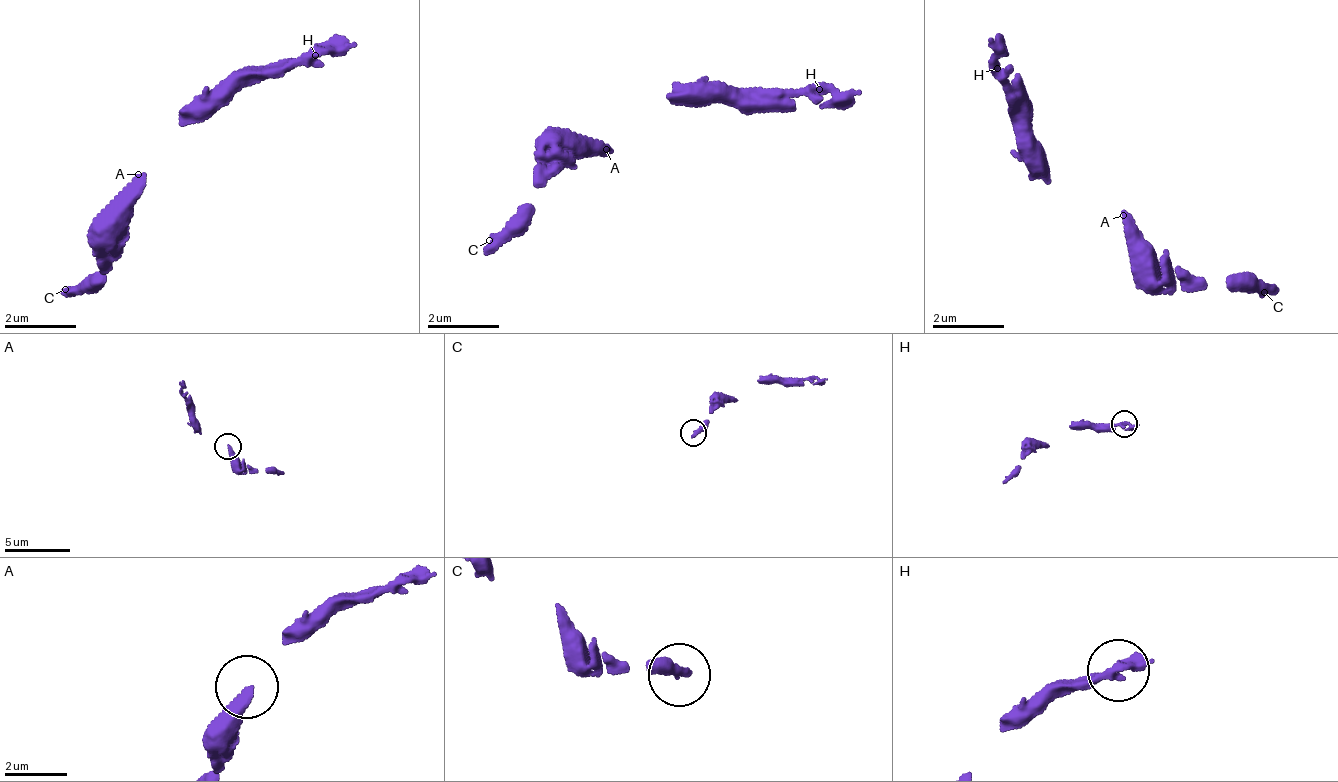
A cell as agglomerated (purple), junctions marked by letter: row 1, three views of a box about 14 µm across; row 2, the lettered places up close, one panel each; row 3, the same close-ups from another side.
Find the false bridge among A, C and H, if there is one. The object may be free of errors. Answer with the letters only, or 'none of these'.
none of these

